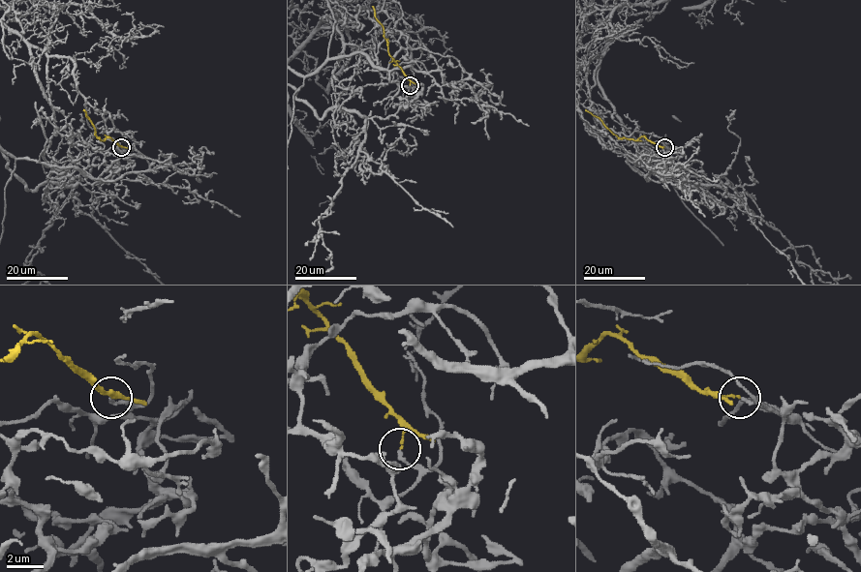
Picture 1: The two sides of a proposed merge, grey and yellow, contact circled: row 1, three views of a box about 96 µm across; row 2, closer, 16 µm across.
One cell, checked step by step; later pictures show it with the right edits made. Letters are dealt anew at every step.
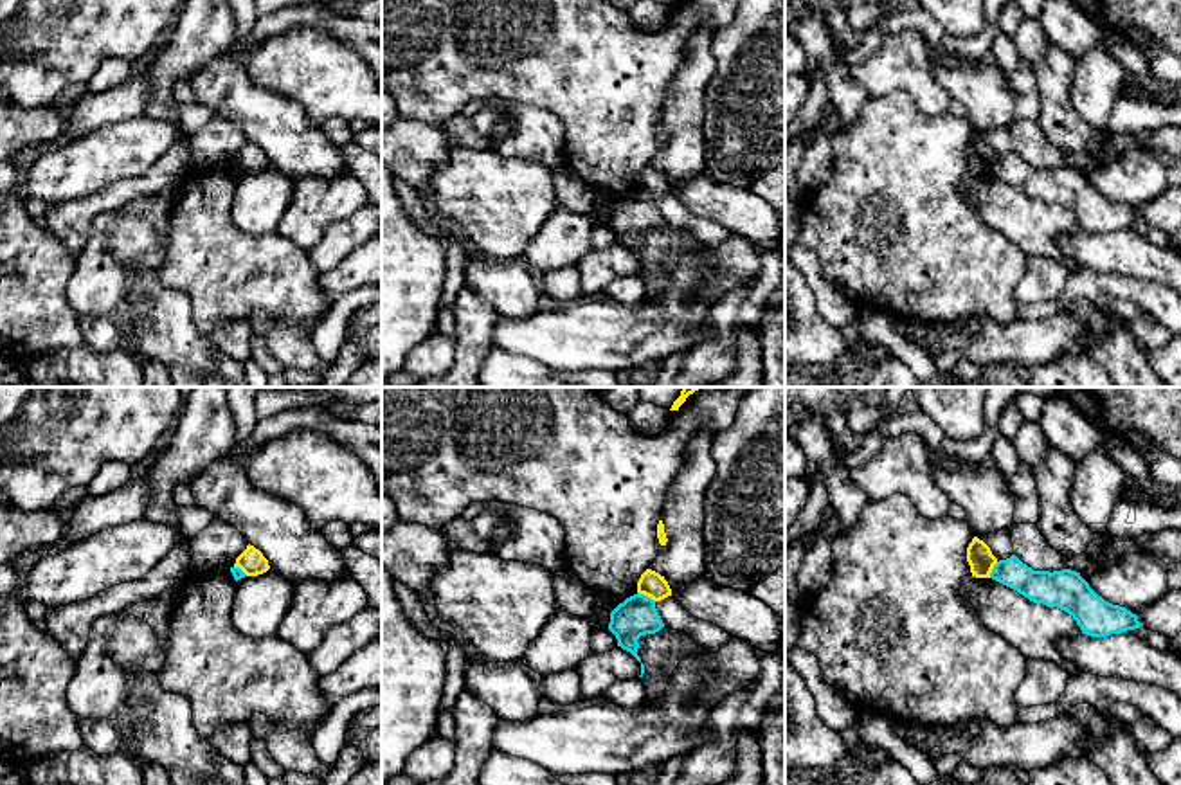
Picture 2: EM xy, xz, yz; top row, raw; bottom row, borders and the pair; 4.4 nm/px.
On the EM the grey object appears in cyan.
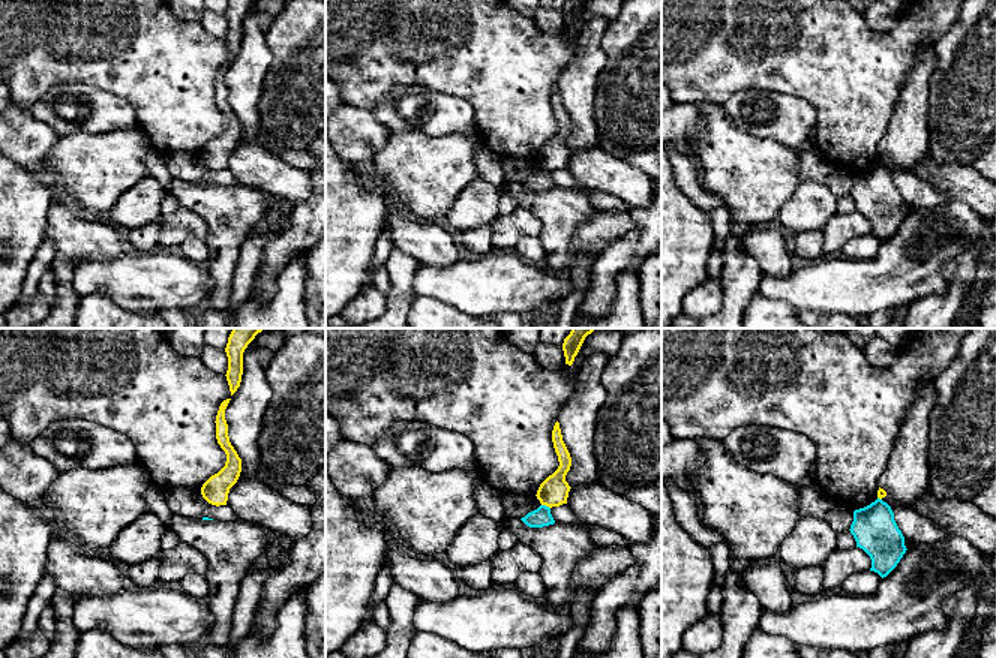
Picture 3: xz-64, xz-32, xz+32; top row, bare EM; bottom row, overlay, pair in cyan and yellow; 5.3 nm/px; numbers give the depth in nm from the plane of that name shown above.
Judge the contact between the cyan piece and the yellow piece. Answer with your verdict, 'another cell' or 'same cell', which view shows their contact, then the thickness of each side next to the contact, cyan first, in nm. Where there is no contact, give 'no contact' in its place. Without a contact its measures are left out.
another cell | xz | 180/120 nm

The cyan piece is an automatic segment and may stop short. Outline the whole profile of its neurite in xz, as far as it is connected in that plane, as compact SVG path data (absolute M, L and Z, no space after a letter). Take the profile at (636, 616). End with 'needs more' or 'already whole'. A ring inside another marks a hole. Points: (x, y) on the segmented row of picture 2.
M634 594L610 612L609 630L616 636L618 646L630 652L639 663L637 639L655 634L664 627L655 601L645 594Z | already whole

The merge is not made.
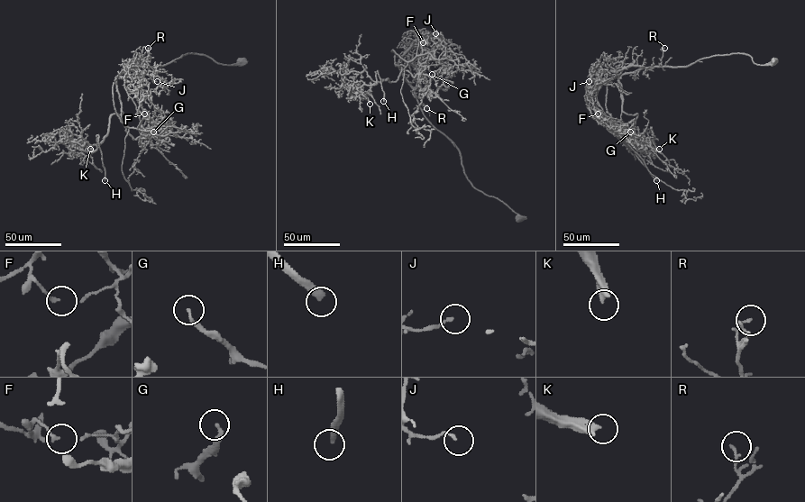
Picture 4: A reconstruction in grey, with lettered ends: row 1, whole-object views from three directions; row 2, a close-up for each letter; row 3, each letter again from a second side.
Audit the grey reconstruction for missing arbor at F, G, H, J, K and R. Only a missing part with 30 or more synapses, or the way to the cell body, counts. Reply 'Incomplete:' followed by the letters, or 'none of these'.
Incomplete: G, H, K

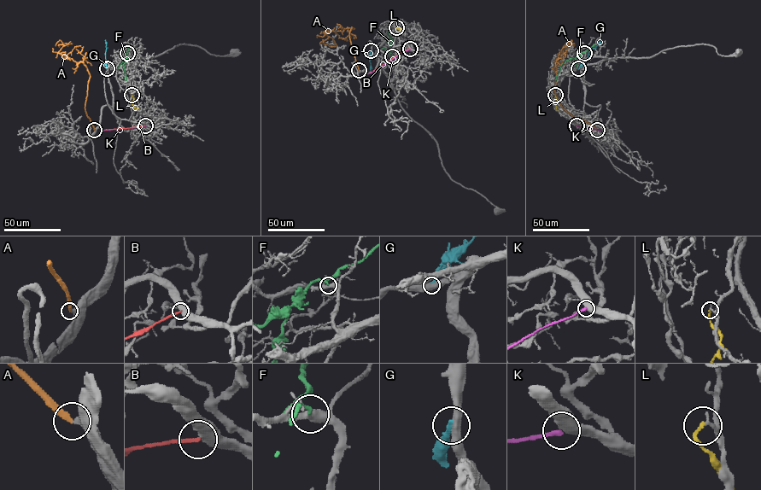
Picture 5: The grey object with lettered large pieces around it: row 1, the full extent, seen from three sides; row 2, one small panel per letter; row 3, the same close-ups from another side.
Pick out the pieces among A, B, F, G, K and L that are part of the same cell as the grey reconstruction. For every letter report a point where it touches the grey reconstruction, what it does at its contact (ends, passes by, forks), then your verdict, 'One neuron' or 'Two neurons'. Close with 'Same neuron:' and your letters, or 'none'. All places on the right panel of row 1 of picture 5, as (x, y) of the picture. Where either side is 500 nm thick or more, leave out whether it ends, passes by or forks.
A: Touches grey at (597, 130). It ends there. One neuron
B: Touches grey at (576, 125). Two neurons
F: Touches grey at (584, 53). It passes by. Two neurons
G: Touches grey at (578, 68). It ends there. Two neurons
K: Touches grey at (576, 125). It ends there. Two neurons
L: Touches grey at (555, 95). It ends there. Two neurons
Same neuron: A

